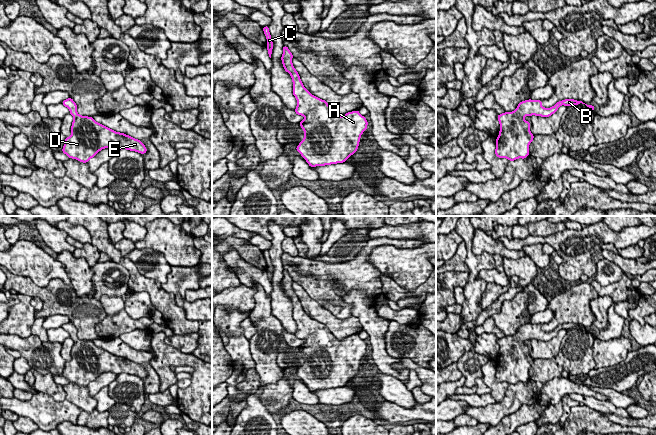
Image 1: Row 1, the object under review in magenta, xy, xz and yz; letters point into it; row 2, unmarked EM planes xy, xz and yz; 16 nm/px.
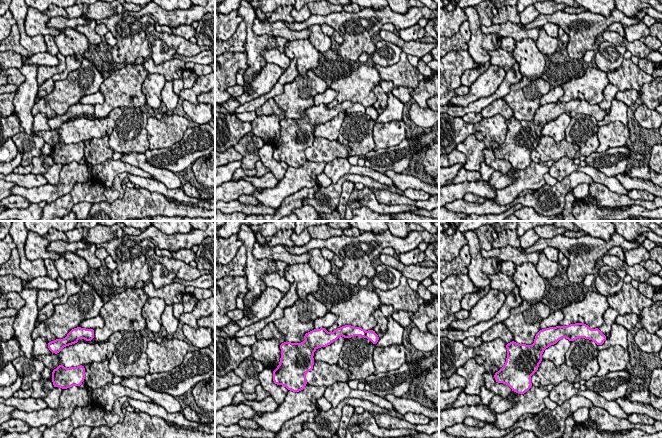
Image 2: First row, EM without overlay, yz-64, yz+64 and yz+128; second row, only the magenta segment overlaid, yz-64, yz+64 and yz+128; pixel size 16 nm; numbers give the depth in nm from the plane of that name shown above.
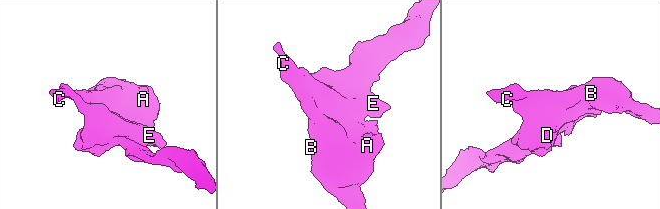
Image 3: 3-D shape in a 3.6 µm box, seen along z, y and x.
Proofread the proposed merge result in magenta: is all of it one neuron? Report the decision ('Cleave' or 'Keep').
Keep

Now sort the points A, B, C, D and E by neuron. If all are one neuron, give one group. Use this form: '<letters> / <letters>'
A B C D E

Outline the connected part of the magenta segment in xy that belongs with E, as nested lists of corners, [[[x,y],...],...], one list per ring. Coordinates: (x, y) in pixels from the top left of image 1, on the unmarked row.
[[[72,322],[64,324],[62,328],[70,334],[70,338],[74,341],[71,350],[72,358],[66,361],[62,373],[62,376],[69,382],[87,387],[104,372],[112,372],[117,375],[126,373],[141,378],[147,376],[147,372],[140,364],[113,355],[97,347],[92,341],[79,339],[77,329]]]

